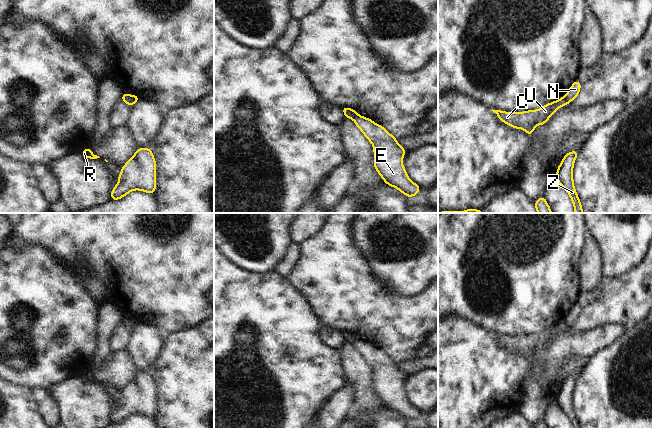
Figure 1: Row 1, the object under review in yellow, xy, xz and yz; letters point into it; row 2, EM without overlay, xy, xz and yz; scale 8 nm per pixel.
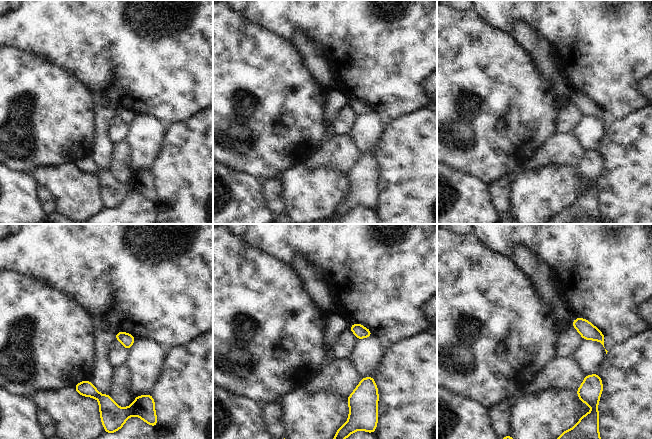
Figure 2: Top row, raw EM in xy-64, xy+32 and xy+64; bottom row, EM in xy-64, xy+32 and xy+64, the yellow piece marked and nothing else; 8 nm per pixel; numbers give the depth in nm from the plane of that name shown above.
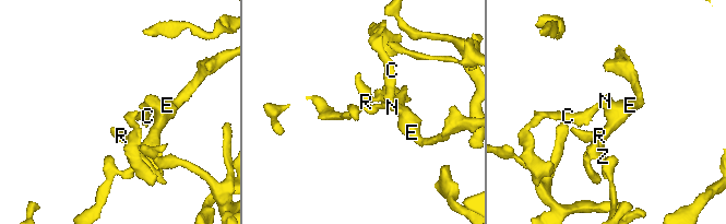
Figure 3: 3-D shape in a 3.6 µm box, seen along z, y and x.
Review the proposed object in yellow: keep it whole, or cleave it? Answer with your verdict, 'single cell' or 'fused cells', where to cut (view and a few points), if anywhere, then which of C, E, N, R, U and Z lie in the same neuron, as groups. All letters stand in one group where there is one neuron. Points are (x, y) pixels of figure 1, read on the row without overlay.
fused cells | yz (564, 321), (568, 326) | C U / E N R Z

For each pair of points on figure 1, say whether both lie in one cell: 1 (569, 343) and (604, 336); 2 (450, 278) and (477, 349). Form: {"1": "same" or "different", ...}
{"1": "same", "2": "different"}

